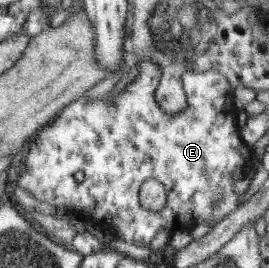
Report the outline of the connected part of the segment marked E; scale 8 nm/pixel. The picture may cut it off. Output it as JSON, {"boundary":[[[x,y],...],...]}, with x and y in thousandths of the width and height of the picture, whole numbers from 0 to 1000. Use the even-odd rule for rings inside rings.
{"boundary":[[[539,220],[517,254],[517,284],[435,362],[431,381],[401,384],[383,366],[372,377],[323,377],[323,354],[301,354],[283,381],[249,388],[234,399],[230,425],[223,425],[201,455],[167,474],[141,496],[138,511],[112,526],[112,549],[100,560],[100,586],[86,597],[89,634],[67,657],[63,690],[112,713],[126,735],[152,754],[186,757],[186,765],[249,769],[268,795],[294,802],[320,836],[346,832],[379,843],[401,877],[428,888],[457,888],[468,903],[491,903],[506,914],[554,918],[558,903],[572,896],[572,881],[591,858],[621,866],[625,881],[639,881],[651,866],[706,862],[729,836],[743,828],[781,828],[788,821],[822,825],[848,795],[877,784],[888,731],[862,716],[862,694],[877,672],[900,672],[937,627],[937,575],[929,560],[907,545],[903,515],[892,515],[896,493],[877,478],[877,448],[885,448],[885,403],[870,403],[870,381],[855,366],[855,306],[829,284],[829,269],[792,257],[773,269],[691,269],[677,276],[677,313],[684,317],[684,343],[691,347],[695,396],[662,425],[617,425],[580,381],[580,332],[595,313],[599,261],[576,231]],[[554,668],[591,672],[610,687],[610,705],[621,720],[621,754],[602,784],[565,791],[528,776],[517,754],[517,713],[535,679]]]}

